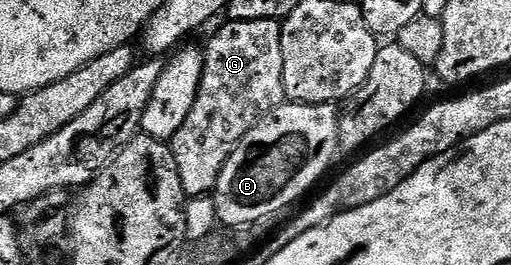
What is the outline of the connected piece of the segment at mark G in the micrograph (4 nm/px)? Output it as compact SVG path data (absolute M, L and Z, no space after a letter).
M259 19L258 21L231 21L226 20L225 26L214 35L209 41L209 46L204 46L205 66L203 67L203 75L199 83L199 91L195 95L195 107L191 107L191 115L187 115L183 127L179 127L179 131L175 131L171 142L173 158L175 159L175 167L179 171L179 179L183 183L183 191L186 198L207 197L212 194L217 187L217 180L223 171L223 167L227 163L227 159L231 159L231 155L235 151L235 147L239 147L239 143L244 137L255 128L263 118L271 115L271 111L275 111L279 106L286 104L287 98L283 91L283 43L281 42L280 20L272 21L271 19Z

